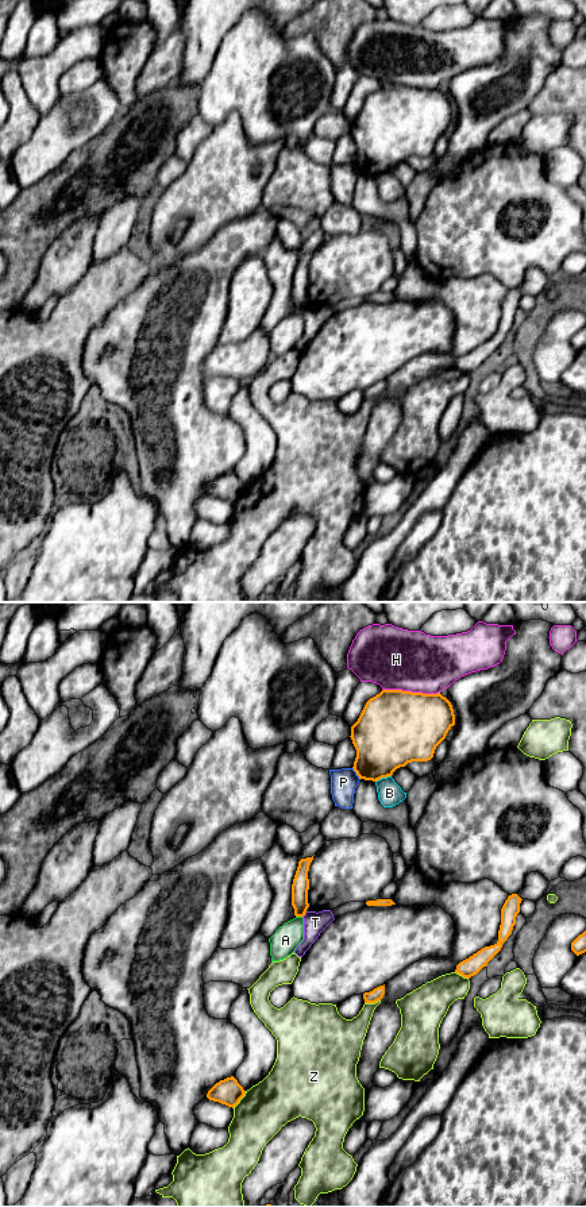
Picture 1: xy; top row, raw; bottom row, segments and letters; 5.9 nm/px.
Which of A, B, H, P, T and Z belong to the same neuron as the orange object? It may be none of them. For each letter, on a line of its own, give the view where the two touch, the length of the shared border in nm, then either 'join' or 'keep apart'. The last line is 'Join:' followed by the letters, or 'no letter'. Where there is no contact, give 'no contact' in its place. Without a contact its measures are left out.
A: xy | 40 nm | keep apart
B: xy | 100 nm | keep apart
H: xy | 340 nm | keep apart
P: xy | 90 nm | keep apart
T: xy | 50 nm | keep apart
Z: xy | 130 nm | keep apart
Join: no letter

